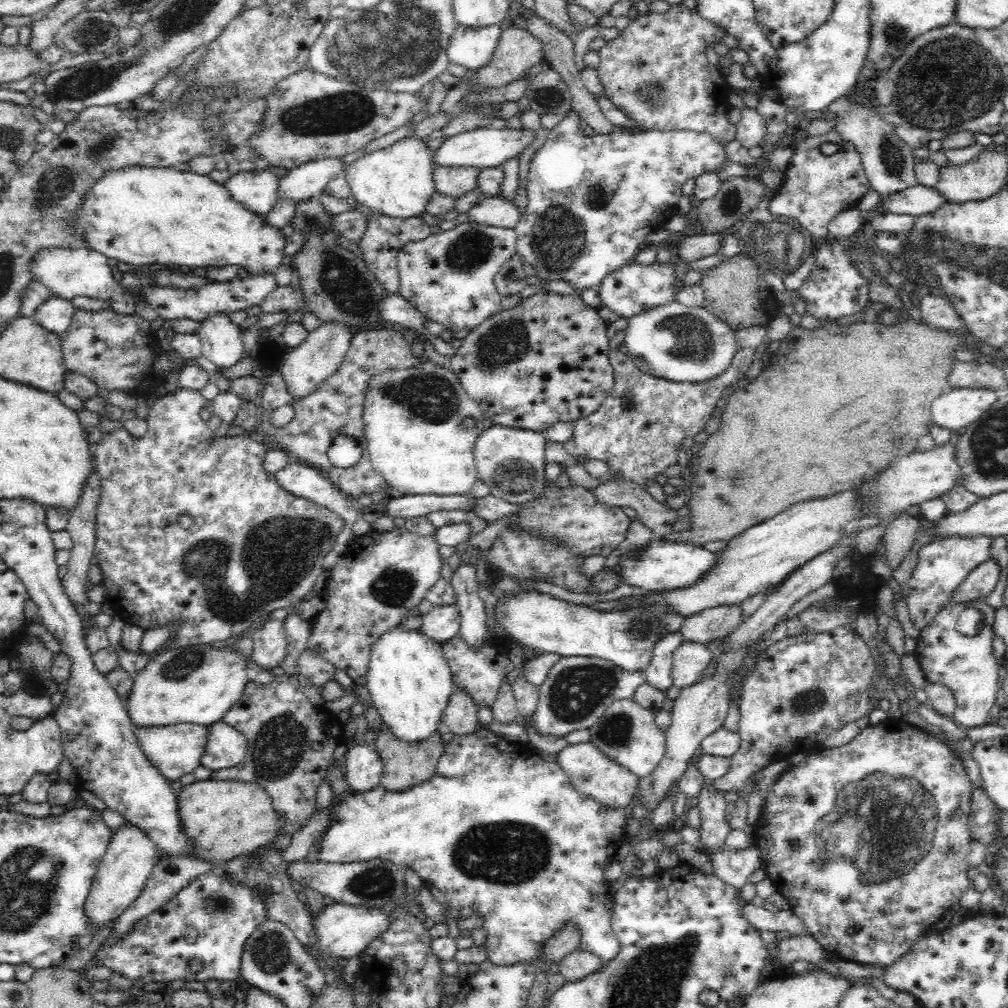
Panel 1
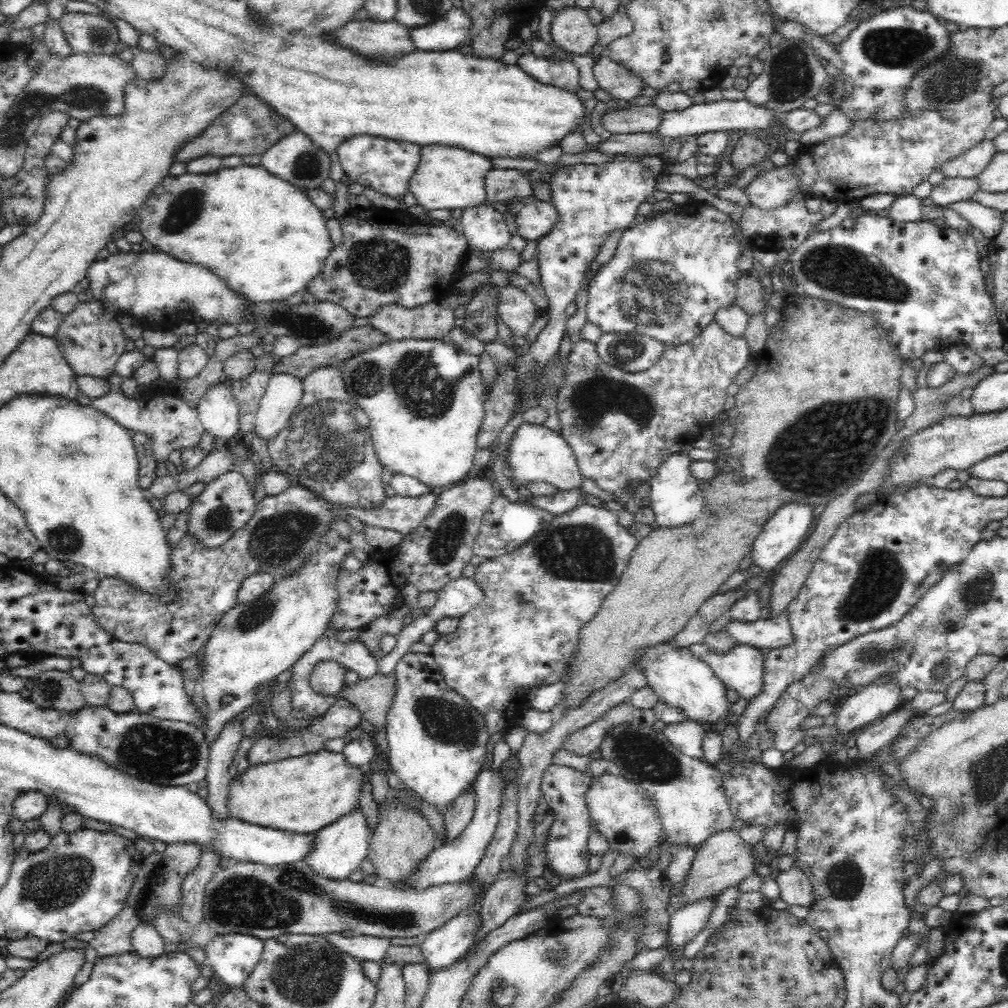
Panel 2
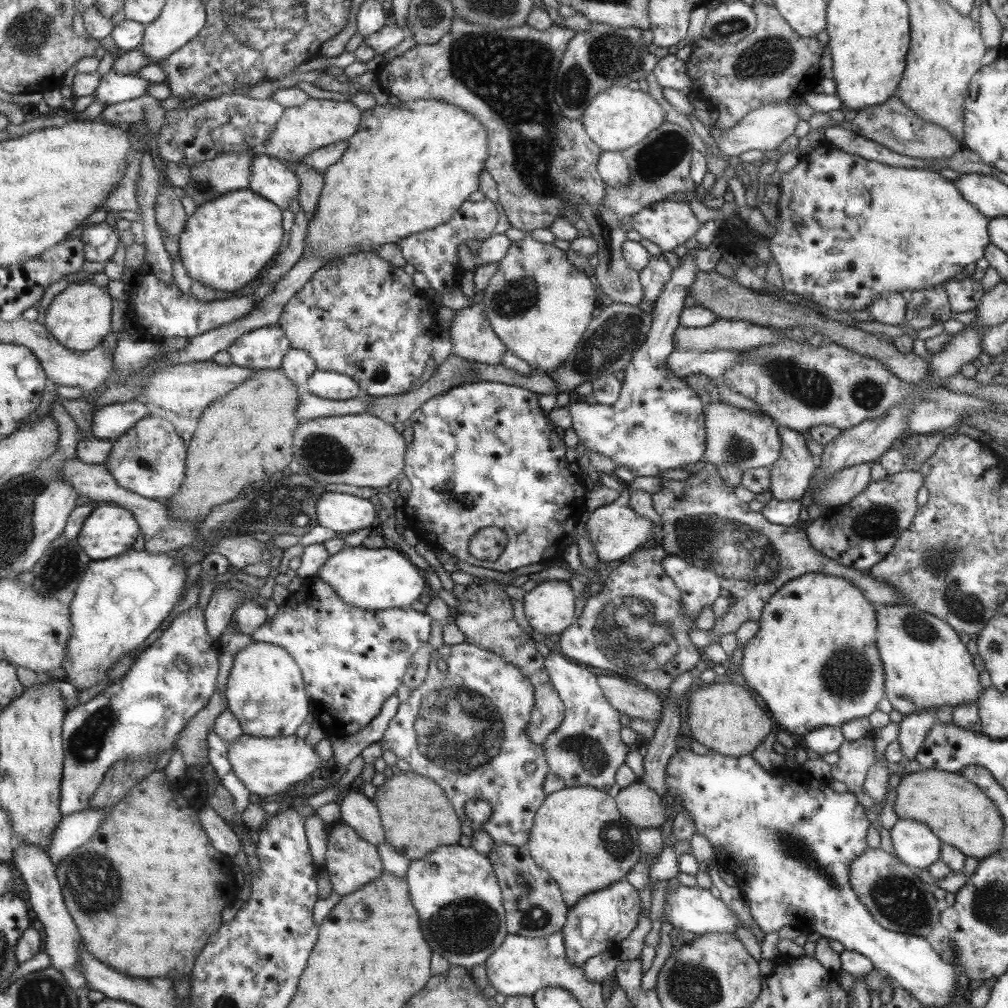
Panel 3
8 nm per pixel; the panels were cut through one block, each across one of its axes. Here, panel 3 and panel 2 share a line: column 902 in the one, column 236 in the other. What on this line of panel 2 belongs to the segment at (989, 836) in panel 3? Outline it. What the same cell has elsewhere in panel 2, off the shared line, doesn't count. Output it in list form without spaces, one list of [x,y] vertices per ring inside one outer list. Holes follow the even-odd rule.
[[[320,749],[307,755],[288,757],[284,760],[262,762],[250,765],[243,773],[230,780],[226,809],[232,818],[266,828],[298,834],[316,833],[321,828],[335,823],[341,816],[359,808],[365,773],[351,766],[342,753],[332,753]]]

